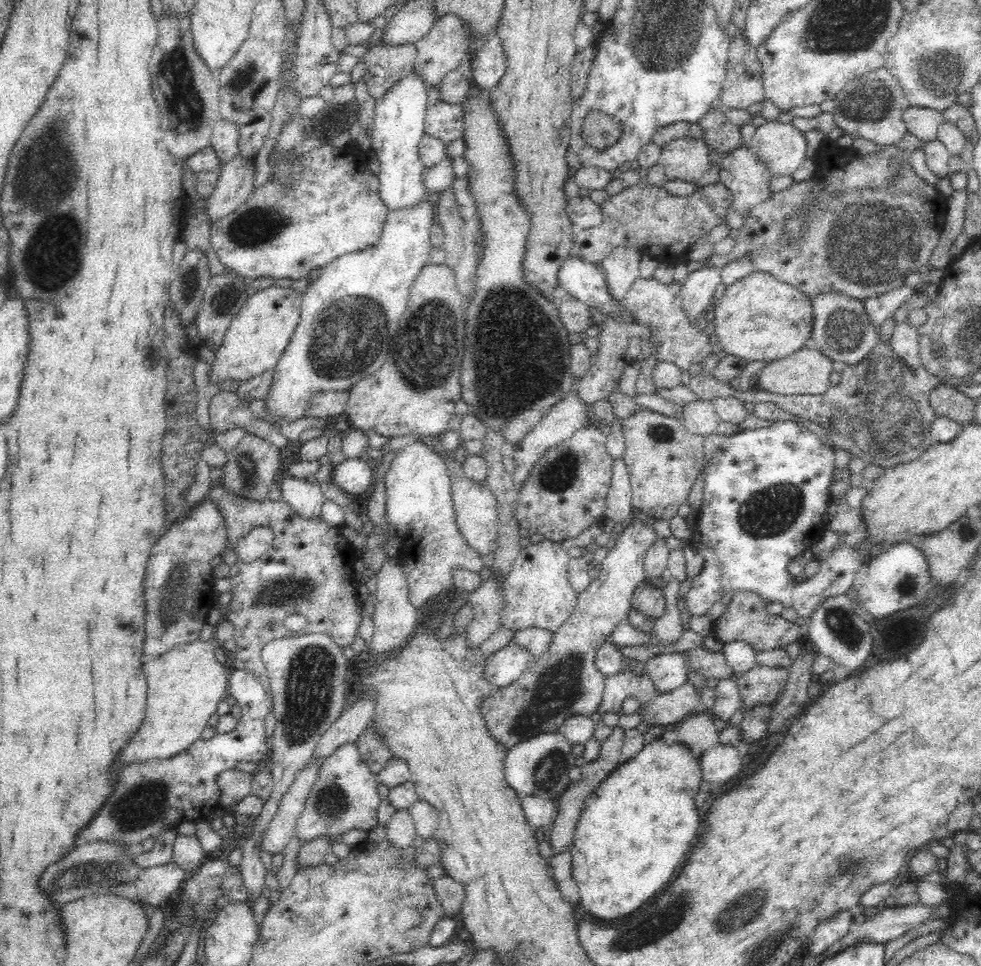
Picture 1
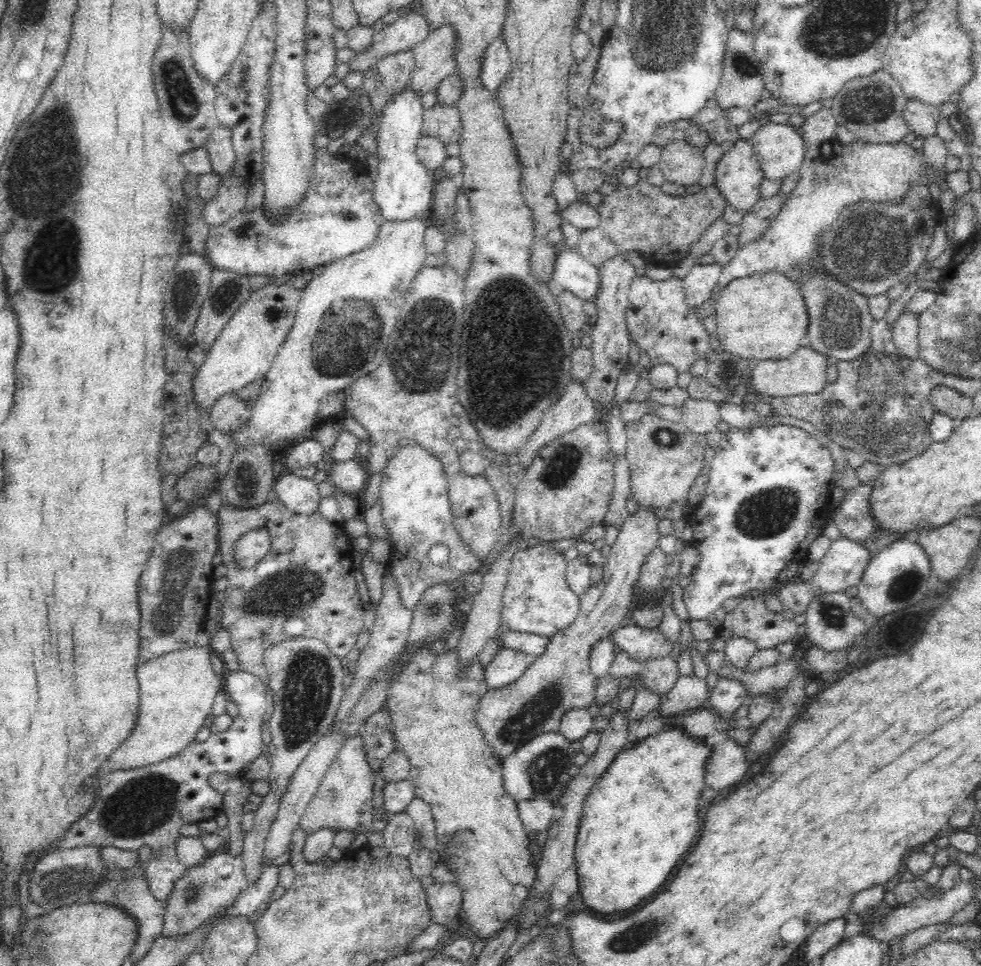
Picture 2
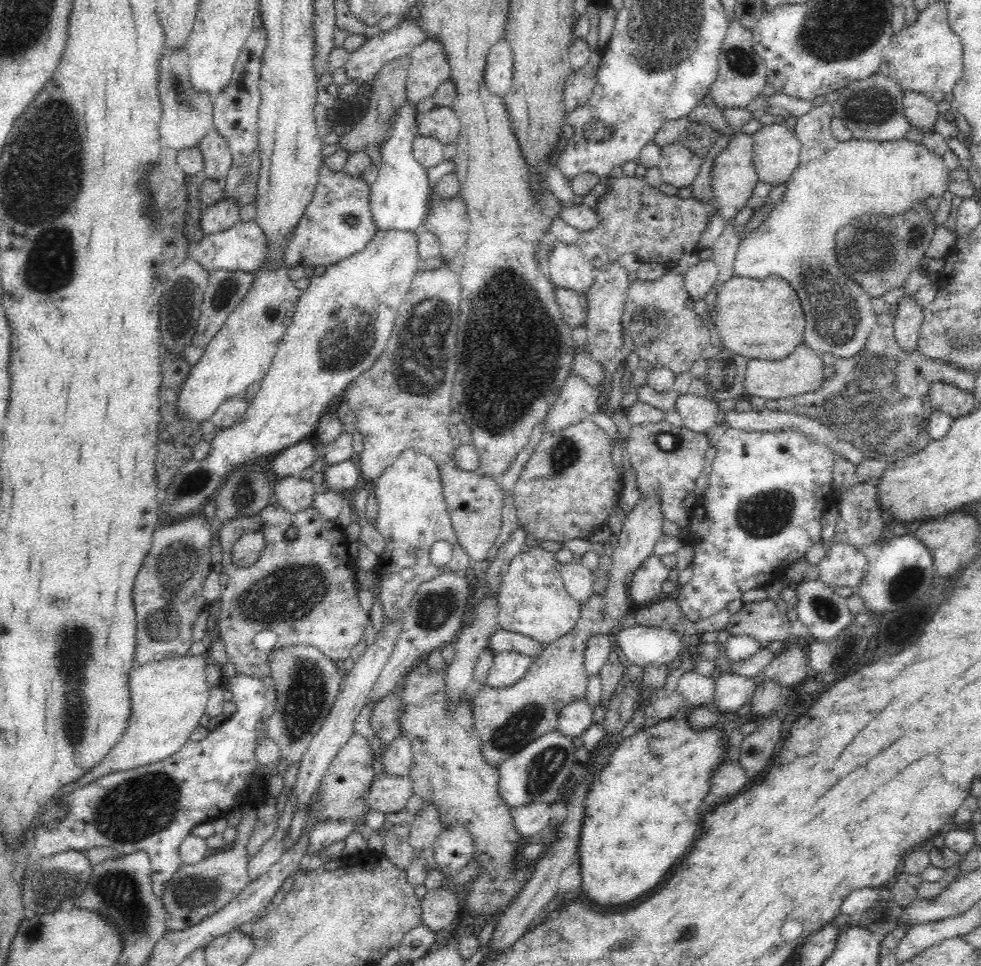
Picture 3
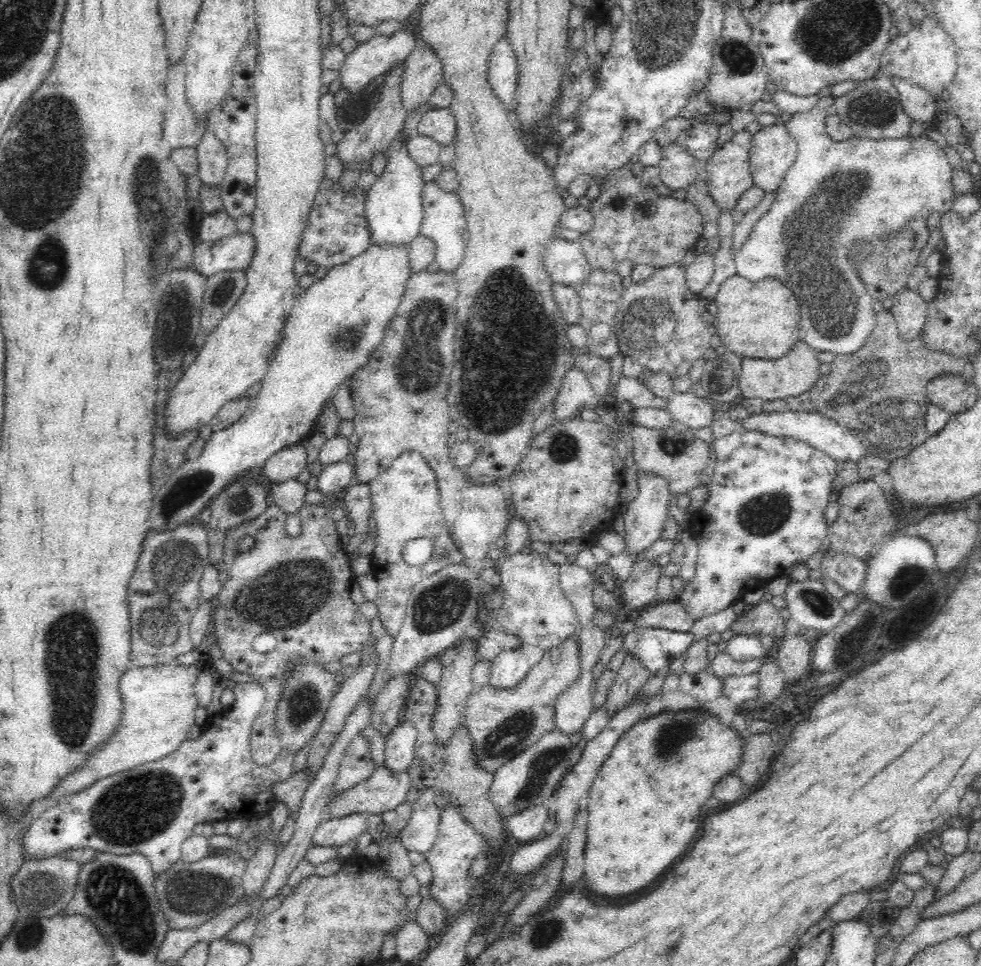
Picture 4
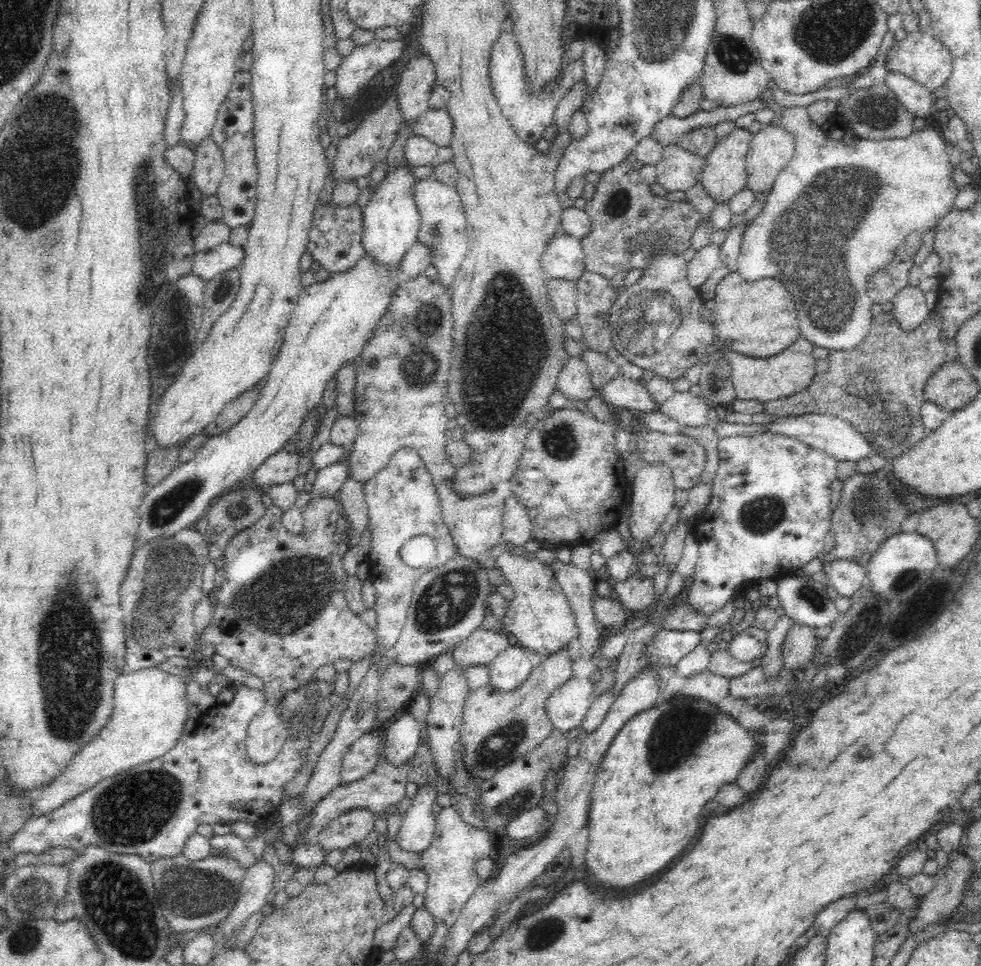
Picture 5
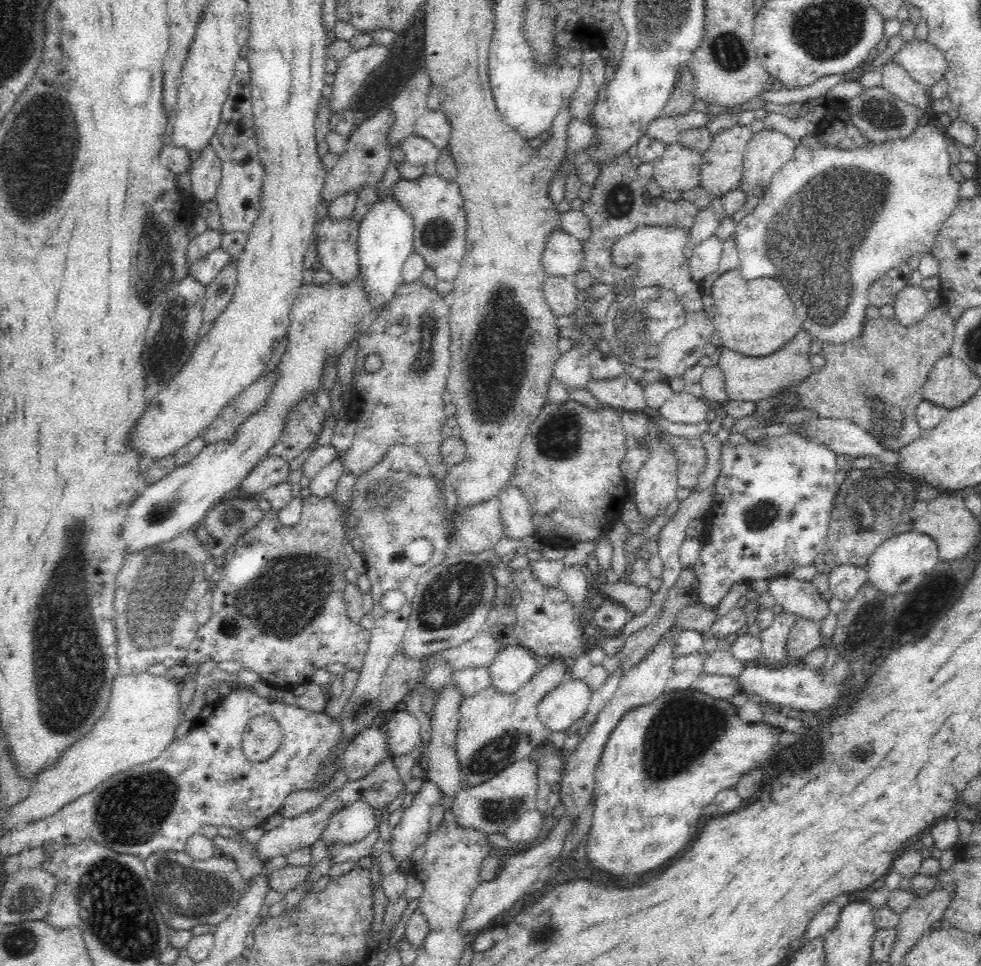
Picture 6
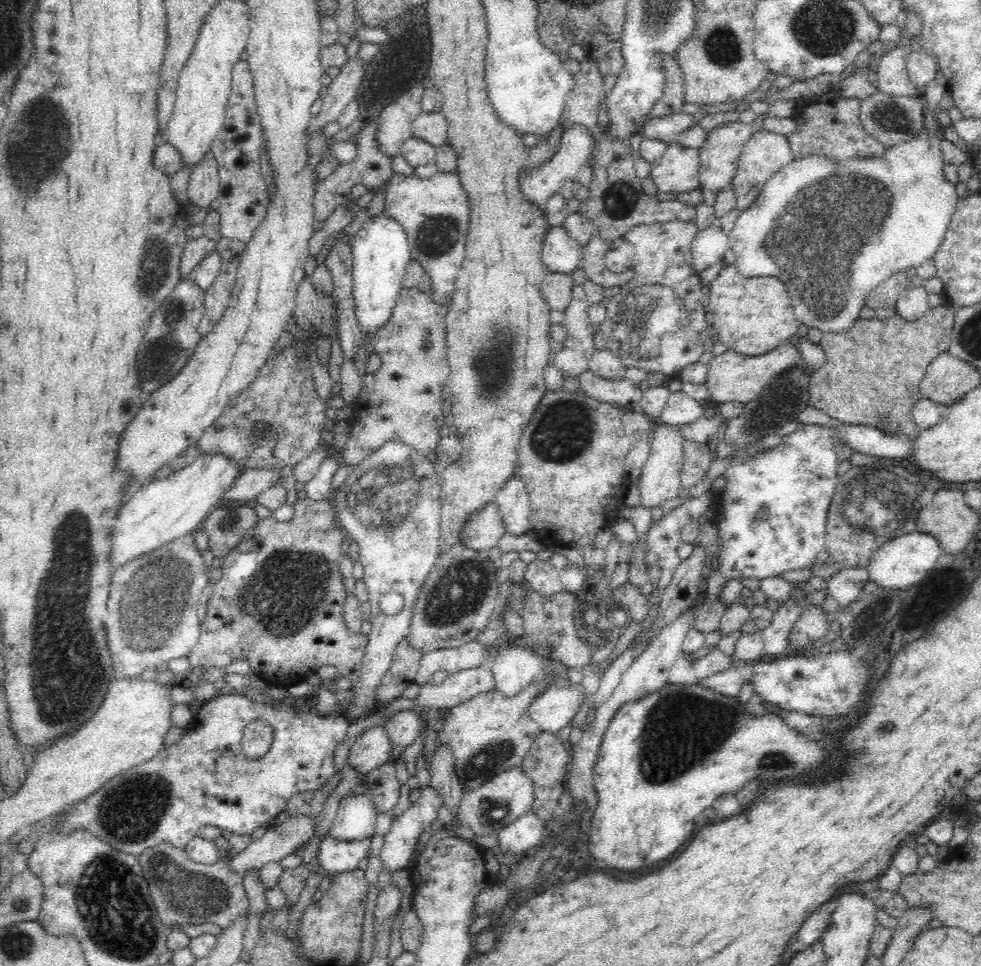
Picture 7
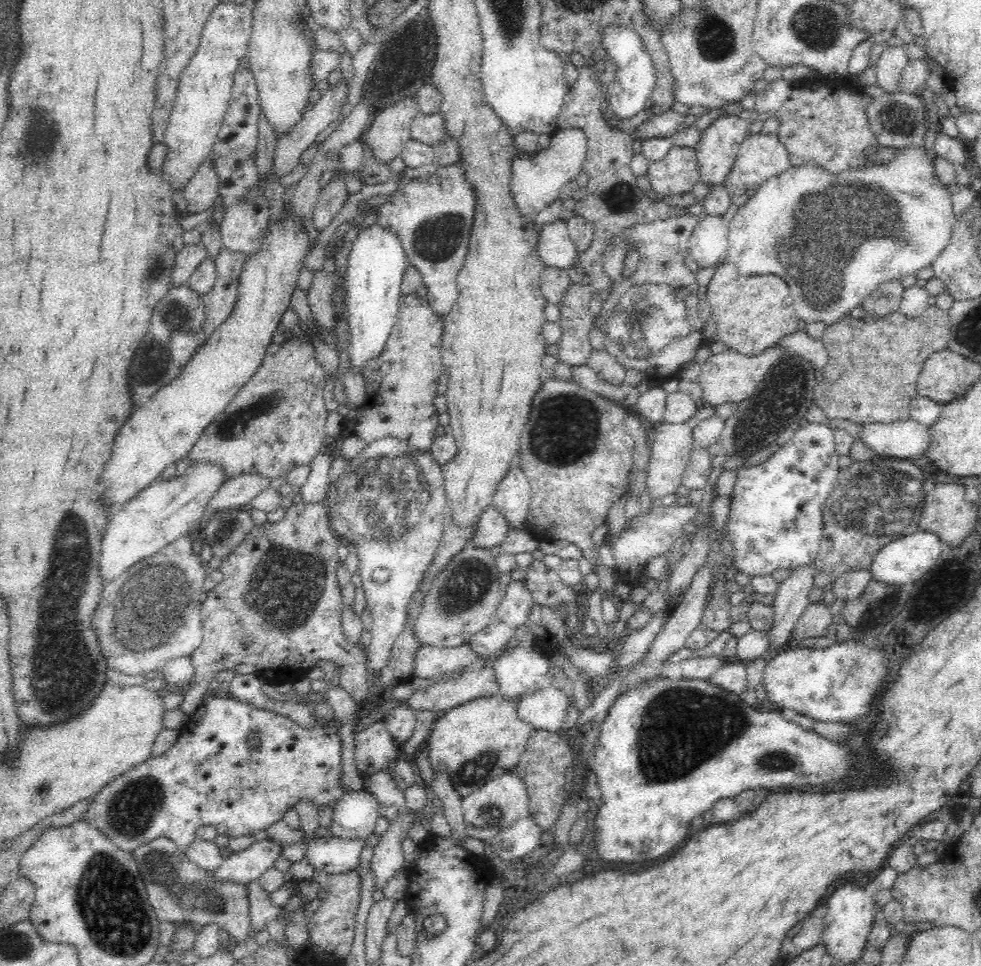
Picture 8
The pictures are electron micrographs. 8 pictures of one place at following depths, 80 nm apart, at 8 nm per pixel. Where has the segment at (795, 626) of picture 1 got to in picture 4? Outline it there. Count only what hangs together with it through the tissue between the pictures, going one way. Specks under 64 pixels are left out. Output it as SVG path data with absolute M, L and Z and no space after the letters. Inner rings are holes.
M761 600L754 606L748 607L736 621L732 623L734 634L748 634L757 637L757 634L766 634L773 638L782 637L787 632L785 620L780 615L780 609L774 607L770 601Z

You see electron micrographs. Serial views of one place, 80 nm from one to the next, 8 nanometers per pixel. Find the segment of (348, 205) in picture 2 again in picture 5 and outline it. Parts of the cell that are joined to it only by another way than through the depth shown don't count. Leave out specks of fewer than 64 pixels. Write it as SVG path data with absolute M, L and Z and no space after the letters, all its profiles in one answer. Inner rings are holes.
M320 201L313 214L312 228L309 234L307 250L311 258L331 273L343 273L364 257L362 247L362 209L356 203L350 206L336 207L331 201ZM228 241L206 252L195 254L191 272L204 282L226 270L234 269L244 256L244 249L231 246Z

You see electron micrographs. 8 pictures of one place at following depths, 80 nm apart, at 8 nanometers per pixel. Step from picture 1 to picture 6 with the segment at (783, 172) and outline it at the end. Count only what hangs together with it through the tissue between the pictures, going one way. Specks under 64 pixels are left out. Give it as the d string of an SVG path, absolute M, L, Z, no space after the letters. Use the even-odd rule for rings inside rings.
M763 128L750 138L746 150L744 150L743 153L743 174L741 180L738 182L737 188L744 193L744 204L733 214L735 223L740 222L740 218L744 218L746 213L752 211L752 208L754 208L760 198L762 198L764 190L768 188L768 184L770 184L774 174L776 174L784 164L794 158L795 144L787 135L779 131L771 131Z

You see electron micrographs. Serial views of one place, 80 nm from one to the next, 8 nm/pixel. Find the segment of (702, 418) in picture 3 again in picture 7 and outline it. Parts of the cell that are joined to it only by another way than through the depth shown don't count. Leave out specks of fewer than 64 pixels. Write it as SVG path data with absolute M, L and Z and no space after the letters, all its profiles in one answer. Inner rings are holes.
M682 390L671 392L660 417L668 425L687 425L702 417L705 404L694 400Z

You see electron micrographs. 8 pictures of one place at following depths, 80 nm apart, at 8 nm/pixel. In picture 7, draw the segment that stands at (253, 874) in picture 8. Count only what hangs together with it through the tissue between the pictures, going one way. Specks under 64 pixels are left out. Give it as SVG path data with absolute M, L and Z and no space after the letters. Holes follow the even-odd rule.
M290 816L277 829L268 830L259 839L252 839L250 845L234 856L226 858L228 871L243 876L258 871L269 862L279 862L287 854L315 834L316 819Z

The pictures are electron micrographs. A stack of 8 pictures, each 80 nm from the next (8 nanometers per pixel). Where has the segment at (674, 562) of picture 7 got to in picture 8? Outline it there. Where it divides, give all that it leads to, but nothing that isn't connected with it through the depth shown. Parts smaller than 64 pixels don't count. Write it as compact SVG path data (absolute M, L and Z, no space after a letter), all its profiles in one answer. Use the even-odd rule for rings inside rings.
M674 502L666 508L652 504L647 512L639 512L634 516L629 527L624 528L620 534L612 534L609 530L605 541L606 546L612 549L611 553L616 563L614 572L619 576L618 581L633 587L639 586L650 559L666 553L670 556L674 541L685 534L684 525L696 519L698 510L693 502L688 506L679 506Z

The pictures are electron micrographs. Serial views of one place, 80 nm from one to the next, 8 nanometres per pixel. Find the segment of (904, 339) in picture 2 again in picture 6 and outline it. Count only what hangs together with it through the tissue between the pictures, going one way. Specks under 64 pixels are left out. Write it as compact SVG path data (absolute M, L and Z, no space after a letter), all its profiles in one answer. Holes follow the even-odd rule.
M919 282L905 286L894 301L895 318L904 326L912 326L924 319L929 312L927 290Z

